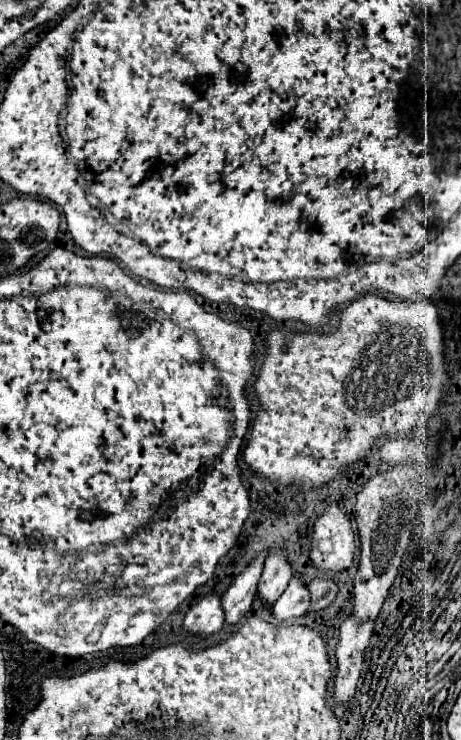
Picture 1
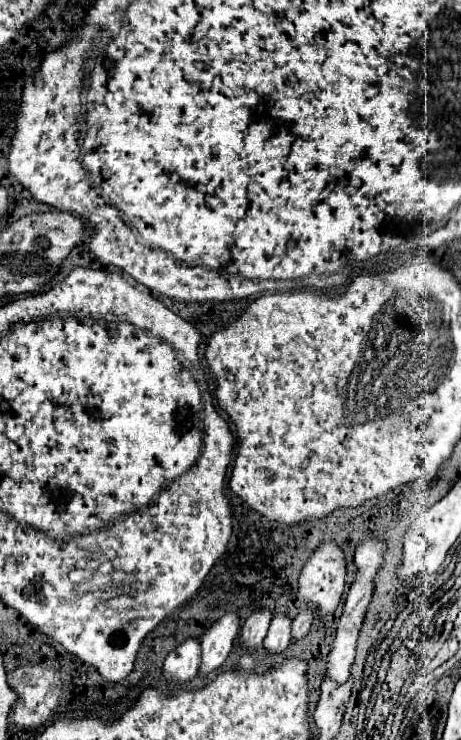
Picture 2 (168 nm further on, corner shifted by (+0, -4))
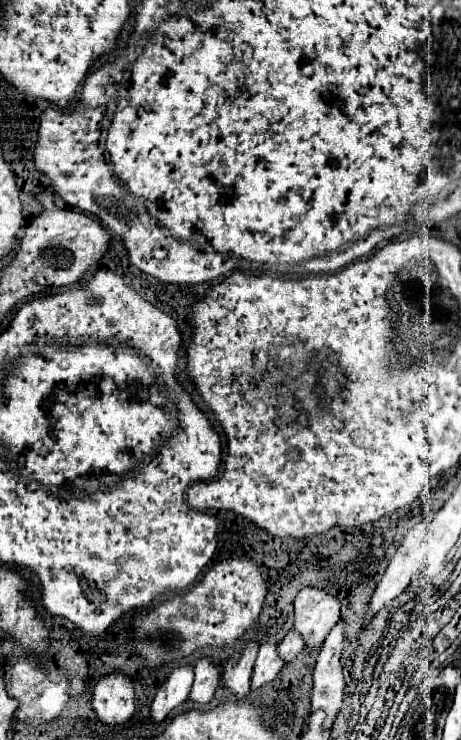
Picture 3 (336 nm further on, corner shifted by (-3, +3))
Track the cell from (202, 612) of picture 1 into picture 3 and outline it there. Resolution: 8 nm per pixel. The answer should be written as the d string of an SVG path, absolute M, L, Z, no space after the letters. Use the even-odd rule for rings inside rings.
M184 665L184 667L170 671L170 675L160 685L160 689L152 701L152 719L156 723L164 721L166 715L174 707L178 707L182 701L188 699L190 689L192 689L192 681L194 681L194 667L192 665Z

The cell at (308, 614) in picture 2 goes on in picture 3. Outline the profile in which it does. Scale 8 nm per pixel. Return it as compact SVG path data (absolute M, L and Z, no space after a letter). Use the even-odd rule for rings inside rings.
M288 631L288 635L282 639L280 643L280 657L284 657L284 661L292 661L300 651L304 649L304 639L300 637L298 631Z

